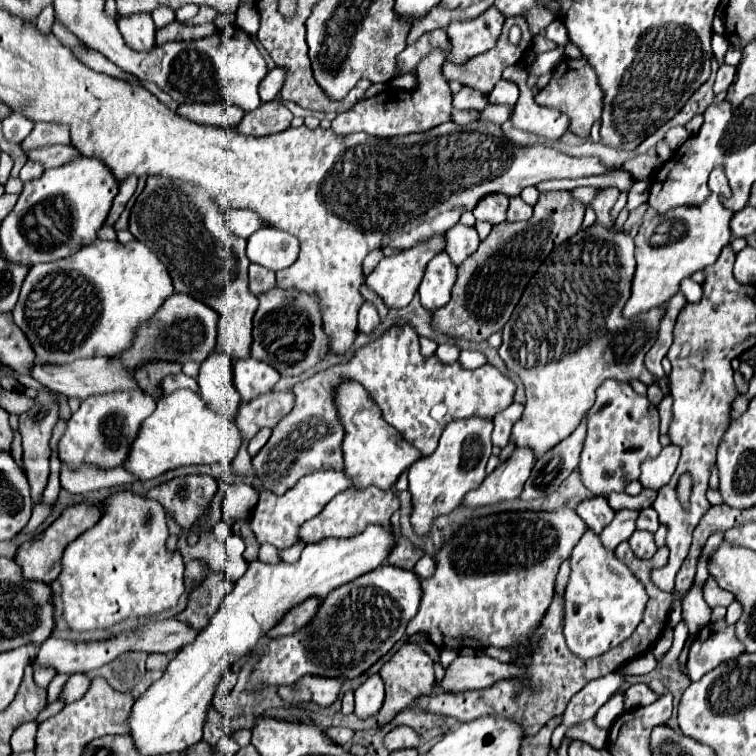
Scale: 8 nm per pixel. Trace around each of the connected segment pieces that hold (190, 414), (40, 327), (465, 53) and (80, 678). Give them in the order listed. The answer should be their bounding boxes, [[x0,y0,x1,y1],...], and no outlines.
[[125,390,243,480],[13,238,173,364],[445,8,505,64],[61,674,91,702]]

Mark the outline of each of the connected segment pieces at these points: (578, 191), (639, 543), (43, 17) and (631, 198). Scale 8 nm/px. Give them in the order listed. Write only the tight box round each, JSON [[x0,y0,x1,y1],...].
[[571,187,597,204],[629,530,657,558],[37,6,55,34],[626,181,650,210]]

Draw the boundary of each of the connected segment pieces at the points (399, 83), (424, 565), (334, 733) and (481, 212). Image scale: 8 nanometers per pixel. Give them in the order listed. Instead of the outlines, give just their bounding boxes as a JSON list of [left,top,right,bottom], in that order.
[[391,72,417,90],[413,554,435,578],[327,726,353,744],[473,194,509,226]]

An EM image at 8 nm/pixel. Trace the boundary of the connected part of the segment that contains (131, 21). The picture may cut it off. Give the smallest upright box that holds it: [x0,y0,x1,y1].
[117,14,155,50]

